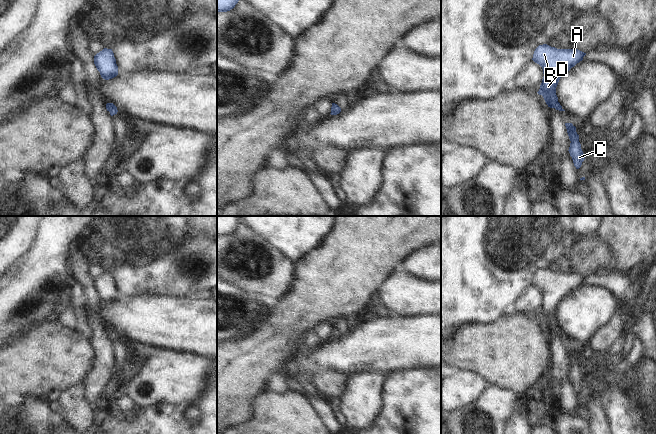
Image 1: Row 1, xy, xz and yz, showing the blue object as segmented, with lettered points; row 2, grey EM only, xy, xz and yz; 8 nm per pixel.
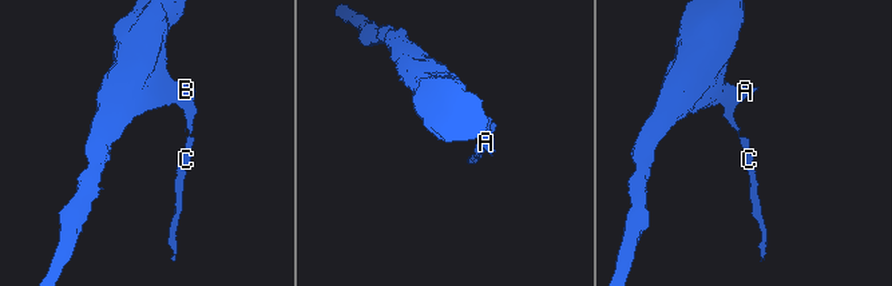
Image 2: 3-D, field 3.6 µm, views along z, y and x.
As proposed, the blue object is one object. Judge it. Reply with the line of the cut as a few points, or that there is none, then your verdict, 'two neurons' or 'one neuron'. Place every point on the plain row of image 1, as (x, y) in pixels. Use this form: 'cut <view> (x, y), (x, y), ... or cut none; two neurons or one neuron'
cut none; one neuron

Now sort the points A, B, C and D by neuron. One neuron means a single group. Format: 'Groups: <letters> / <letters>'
Groups: A B C D

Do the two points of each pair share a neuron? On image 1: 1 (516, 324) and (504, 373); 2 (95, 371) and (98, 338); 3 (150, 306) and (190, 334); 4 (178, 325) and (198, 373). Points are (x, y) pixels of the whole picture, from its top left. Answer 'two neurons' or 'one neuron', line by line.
1: one neuron
2: one neuron
3: one neuron
4: two neurons

